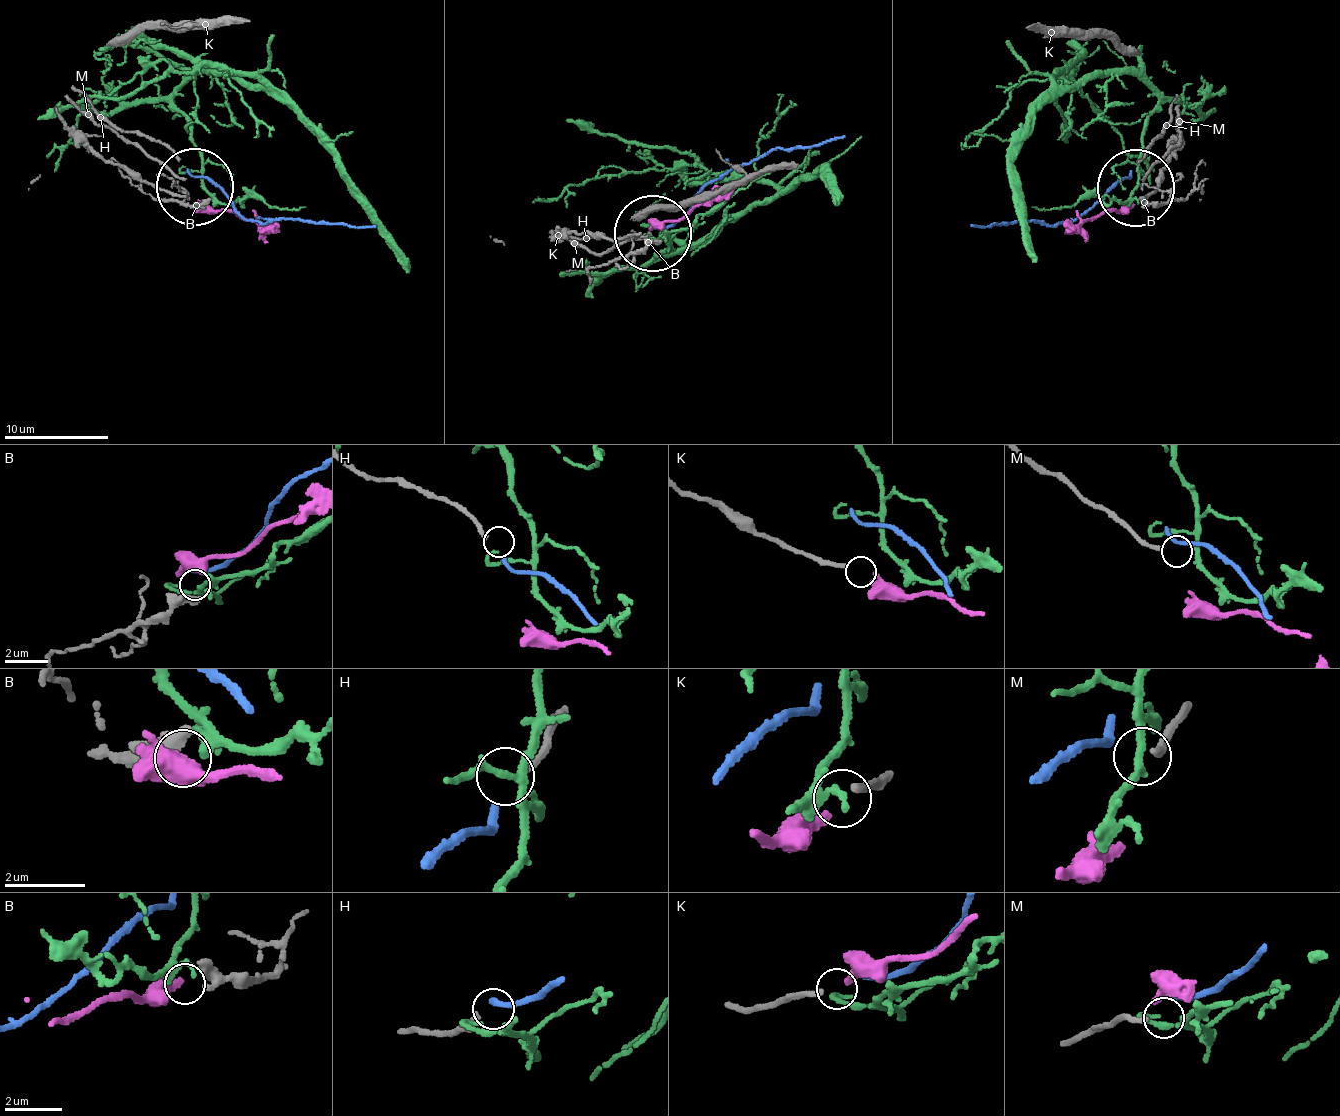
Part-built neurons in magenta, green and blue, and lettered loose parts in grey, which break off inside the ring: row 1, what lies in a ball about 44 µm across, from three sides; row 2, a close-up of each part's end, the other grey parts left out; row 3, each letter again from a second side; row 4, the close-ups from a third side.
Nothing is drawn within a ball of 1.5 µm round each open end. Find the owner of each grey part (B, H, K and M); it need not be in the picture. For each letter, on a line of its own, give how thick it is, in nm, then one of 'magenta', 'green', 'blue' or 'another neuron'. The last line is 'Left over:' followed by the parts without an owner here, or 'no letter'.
B: 300 nm | green
H: 200 nm | another neuron
K: 190 nm | magenta
M: 170 nm | another neuron
Left over: H, M

